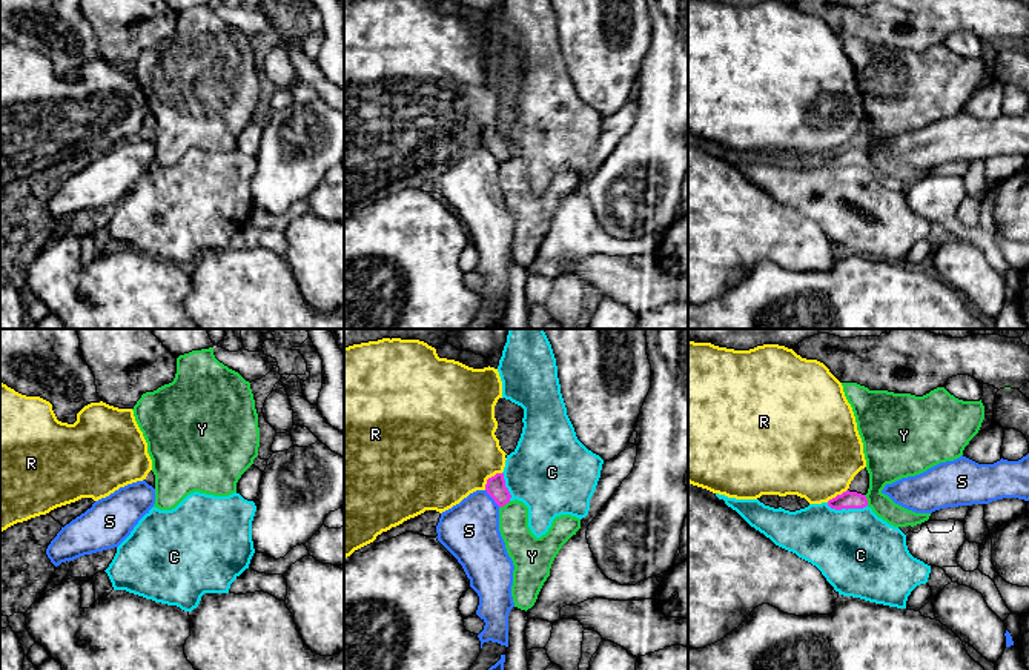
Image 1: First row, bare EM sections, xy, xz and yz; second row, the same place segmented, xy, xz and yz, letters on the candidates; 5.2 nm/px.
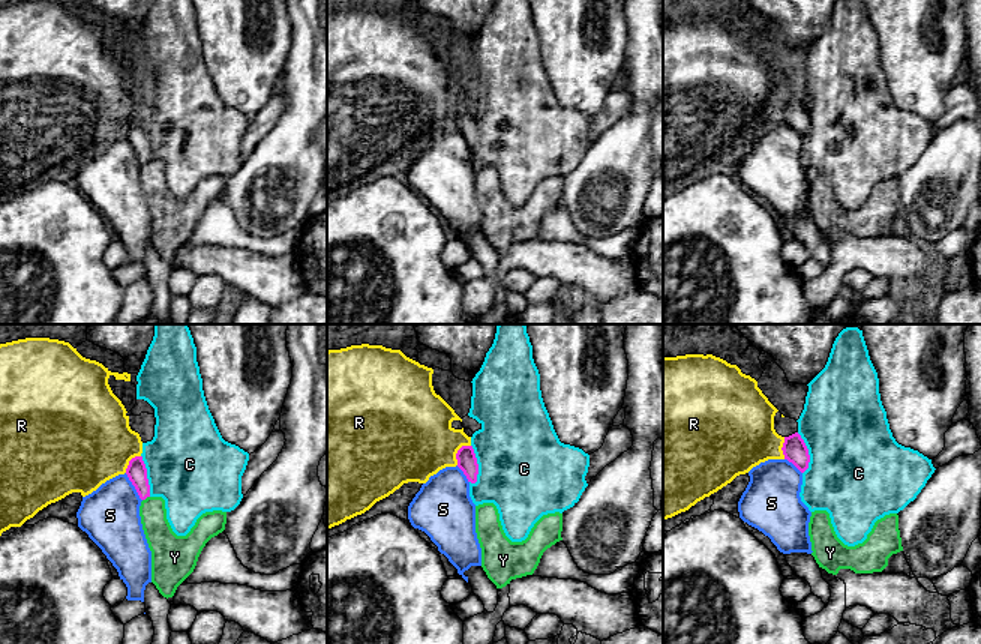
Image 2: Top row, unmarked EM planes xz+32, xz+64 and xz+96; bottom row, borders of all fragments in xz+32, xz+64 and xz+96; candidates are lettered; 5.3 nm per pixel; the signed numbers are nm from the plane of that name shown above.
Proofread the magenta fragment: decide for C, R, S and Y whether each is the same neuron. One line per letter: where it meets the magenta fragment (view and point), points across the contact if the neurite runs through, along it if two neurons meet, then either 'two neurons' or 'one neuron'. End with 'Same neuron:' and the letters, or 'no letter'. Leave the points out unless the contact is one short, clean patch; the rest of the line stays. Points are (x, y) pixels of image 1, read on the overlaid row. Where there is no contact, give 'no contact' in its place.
C: meets magenta in yz at (847, 509); two neurons
R: meets magenta in xz at (489, 478); border along xz (501, 472), (490, 477), (484, 489); two neurons
S: meets magenta in xz at (492, 497); two neurons
Y: meets magenta in xz at (504, 504); border along xz (510, 501), (499, 507); two neurons
Same neuron: no letter

